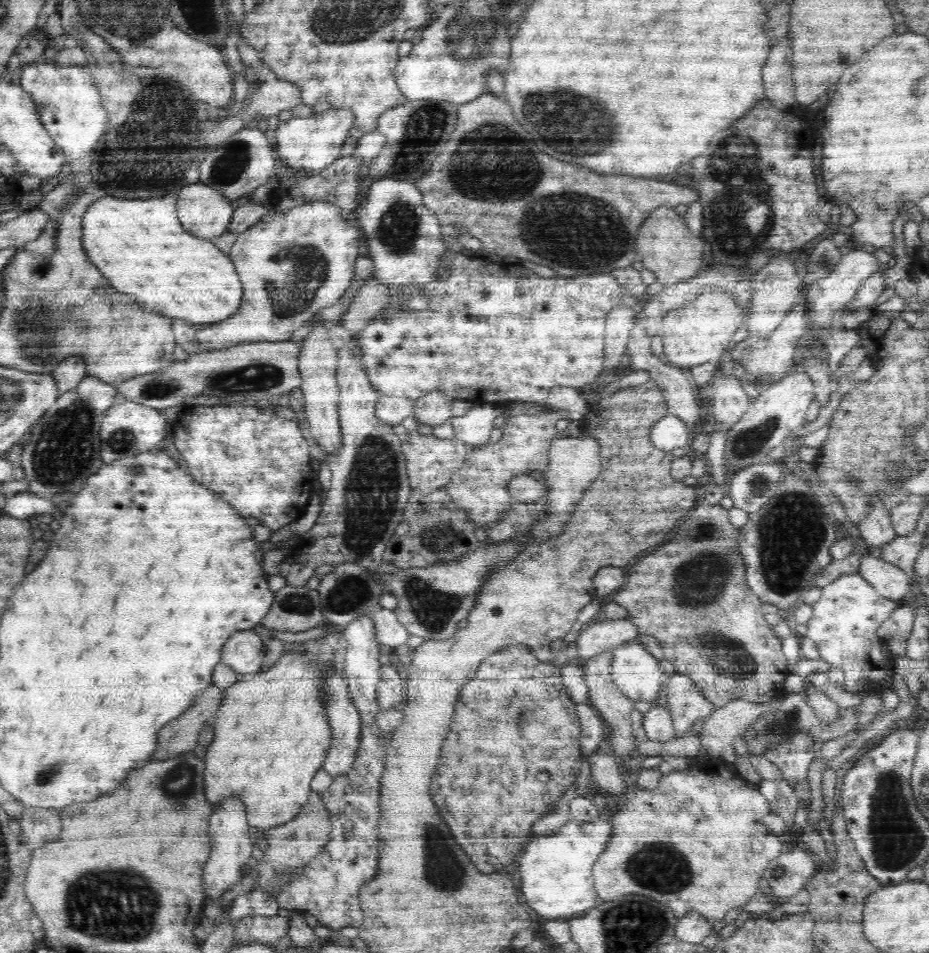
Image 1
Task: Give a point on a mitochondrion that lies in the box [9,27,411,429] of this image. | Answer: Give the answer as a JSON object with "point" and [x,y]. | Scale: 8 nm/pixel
{"point":[161,122]}

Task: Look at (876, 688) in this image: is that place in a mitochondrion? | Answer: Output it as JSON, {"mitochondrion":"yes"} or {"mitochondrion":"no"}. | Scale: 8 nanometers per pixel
{"mitochondrion":"no"}

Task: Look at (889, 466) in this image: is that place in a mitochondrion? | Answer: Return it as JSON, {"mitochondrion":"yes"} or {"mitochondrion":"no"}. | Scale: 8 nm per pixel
{"mitochondrion":"yes"}

